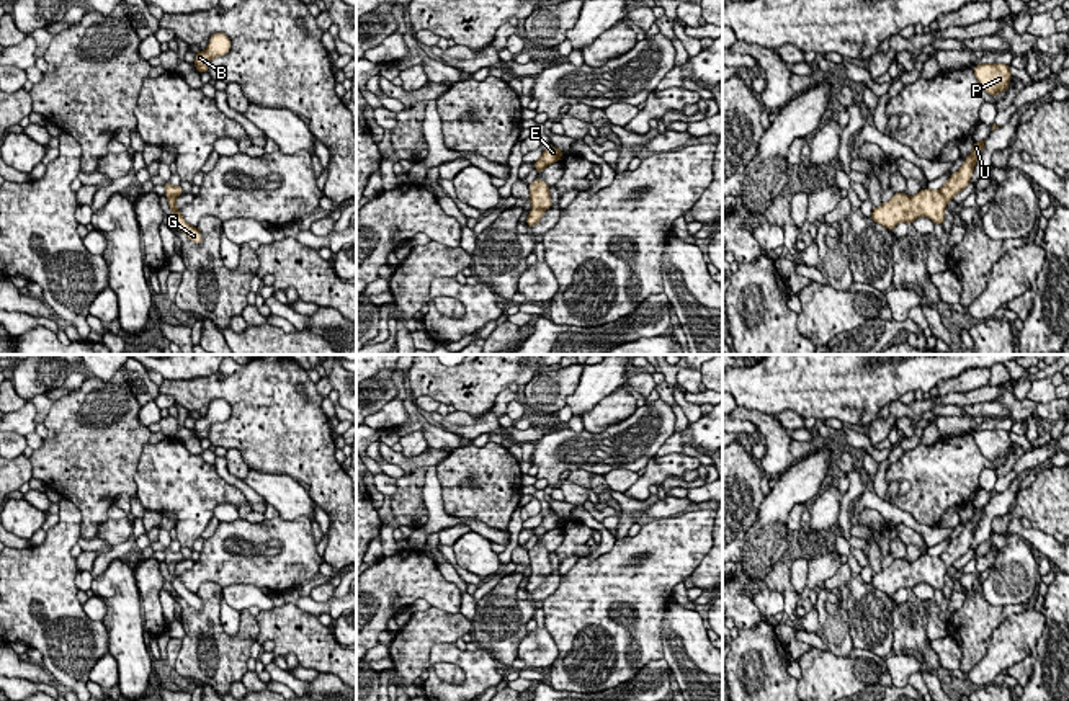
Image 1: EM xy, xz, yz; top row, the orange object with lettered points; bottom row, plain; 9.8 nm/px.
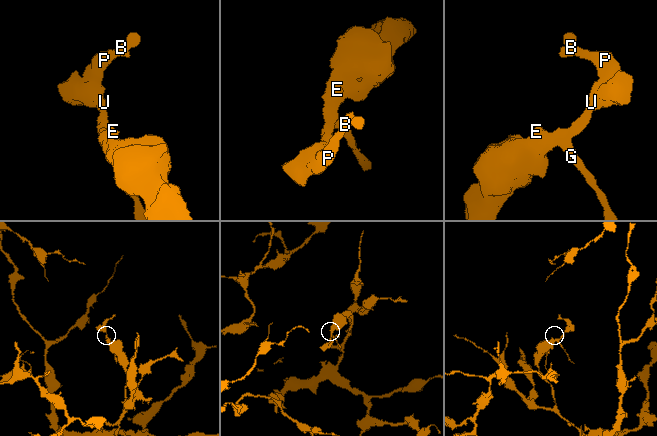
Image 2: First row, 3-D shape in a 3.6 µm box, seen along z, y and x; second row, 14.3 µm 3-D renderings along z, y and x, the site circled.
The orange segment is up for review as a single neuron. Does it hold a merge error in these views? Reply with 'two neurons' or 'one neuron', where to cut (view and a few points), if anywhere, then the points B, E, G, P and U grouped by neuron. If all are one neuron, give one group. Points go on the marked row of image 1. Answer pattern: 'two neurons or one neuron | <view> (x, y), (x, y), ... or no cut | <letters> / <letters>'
one neuron | no cut | B E G P U

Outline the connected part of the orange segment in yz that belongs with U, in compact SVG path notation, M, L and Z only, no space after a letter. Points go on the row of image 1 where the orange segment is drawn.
M974 142L971 154L964 163L955 172L940 190L920 190L914 196L906 193L894 193L889 201L884 201L879 208L873 208L870 219L881 224L888 230L899 222L912 224L917 217L924 216L942 225L945 221L946 204L963 191L973 176L974 165L984 149L984 142Z

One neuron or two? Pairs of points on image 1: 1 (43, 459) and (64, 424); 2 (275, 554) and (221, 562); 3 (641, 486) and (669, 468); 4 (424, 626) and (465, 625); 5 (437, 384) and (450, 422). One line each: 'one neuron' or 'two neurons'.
1: one neuron
2: one neuron
3: one neuron
4: one neuron
5: two neurons

